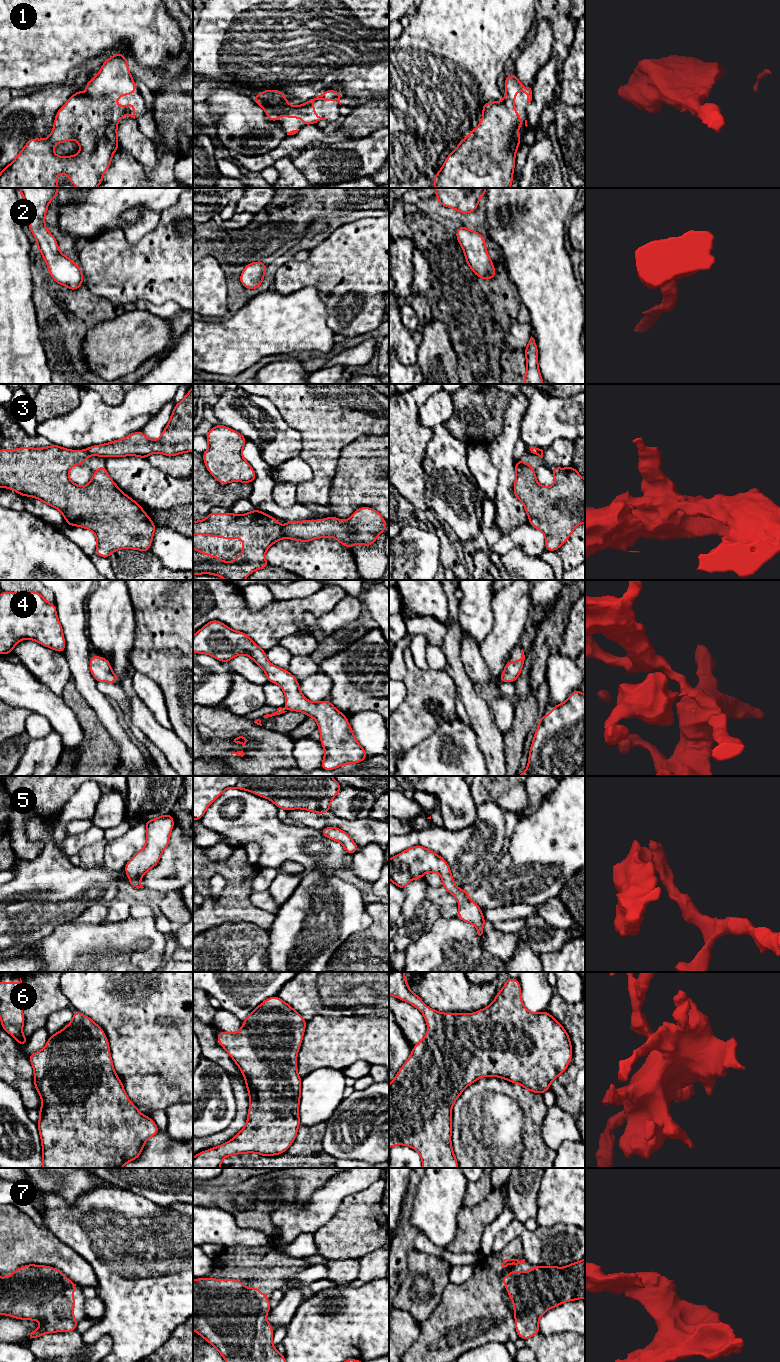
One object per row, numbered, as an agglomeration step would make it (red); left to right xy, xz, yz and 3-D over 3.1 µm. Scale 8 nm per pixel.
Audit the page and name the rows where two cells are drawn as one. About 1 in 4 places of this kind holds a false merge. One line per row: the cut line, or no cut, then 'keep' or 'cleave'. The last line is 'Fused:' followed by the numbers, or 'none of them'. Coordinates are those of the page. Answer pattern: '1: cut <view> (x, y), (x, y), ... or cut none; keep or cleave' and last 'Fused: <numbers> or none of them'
1: cut none; keep
2: cut none; keep
3: cut xz (281, 528), (285, 537); cleave
4: cut none; keep
5: cut none; keep
6: cut none; keep
7: cut none; keep
Fused: 3

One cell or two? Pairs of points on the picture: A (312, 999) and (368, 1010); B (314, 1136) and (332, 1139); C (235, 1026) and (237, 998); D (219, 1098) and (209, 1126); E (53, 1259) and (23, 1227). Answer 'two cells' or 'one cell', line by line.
A: one cell
B: two cells
C: two cells
D: one cell
E: one cell

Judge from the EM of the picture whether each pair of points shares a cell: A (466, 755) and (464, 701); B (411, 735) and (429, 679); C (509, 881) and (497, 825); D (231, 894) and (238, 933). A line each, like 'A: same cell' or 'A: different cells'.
A: different cells
B: same cell
C: different cells
D: different cells

